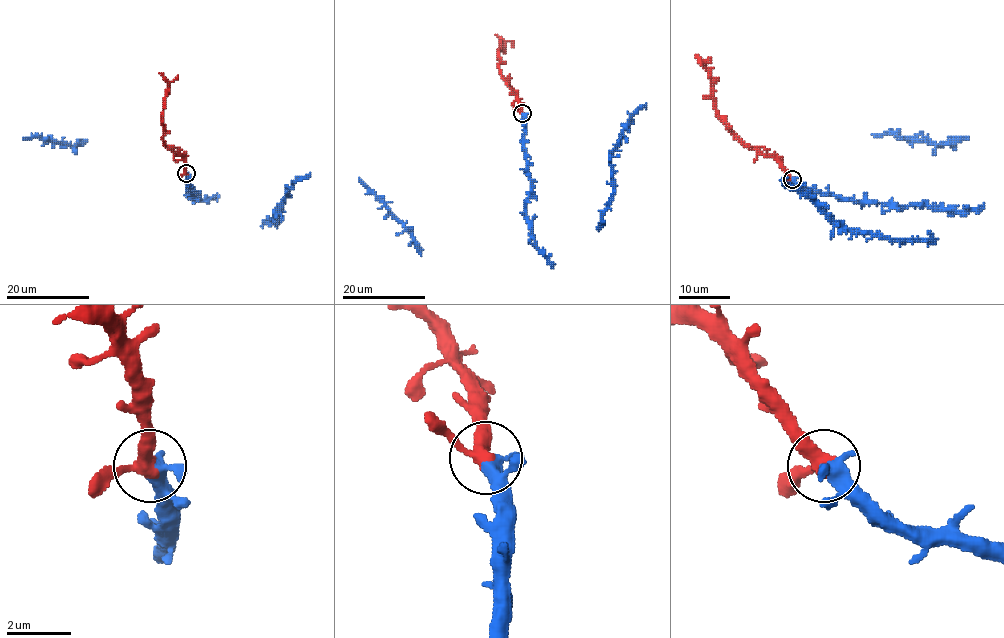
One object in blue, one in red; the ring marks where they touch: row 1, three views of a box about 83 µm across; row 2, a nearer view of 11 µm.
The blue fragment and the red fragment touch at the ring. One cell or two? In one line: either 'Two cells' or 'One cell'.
One cell

